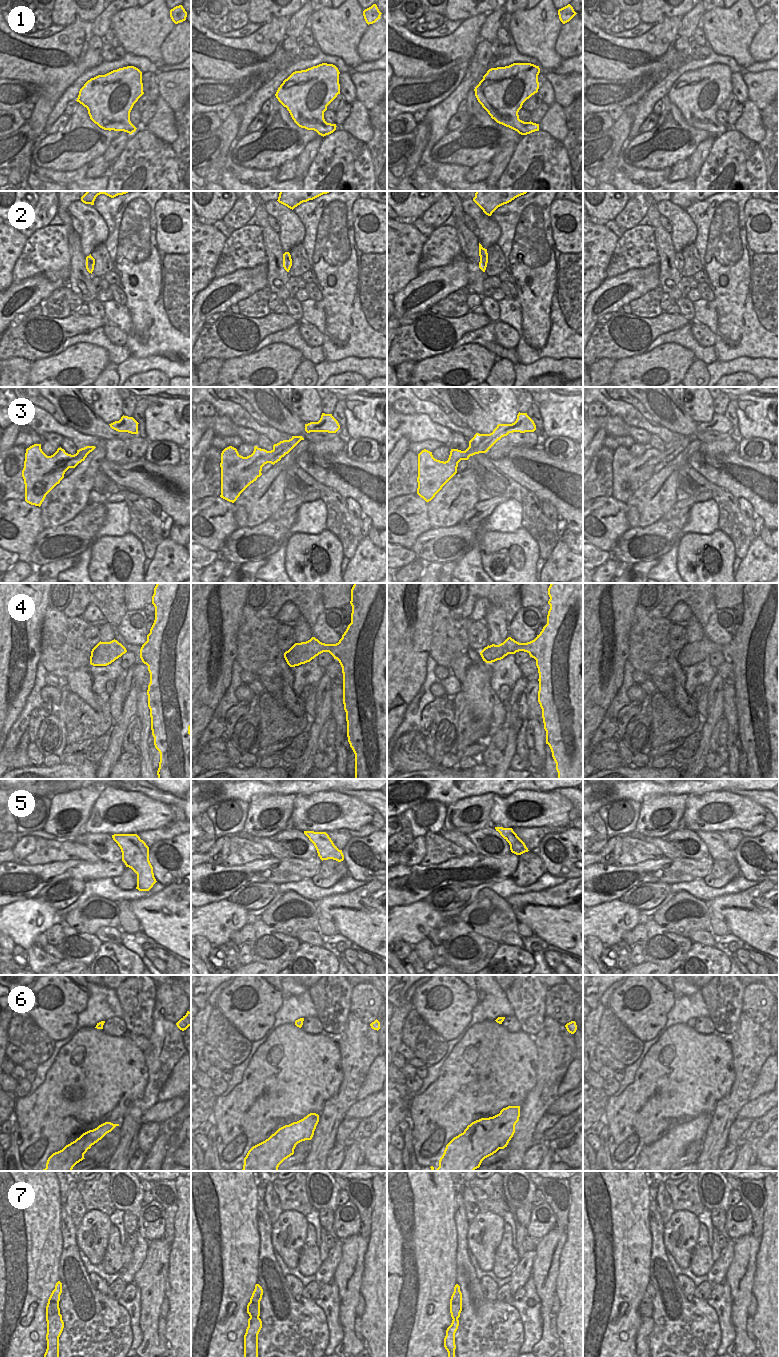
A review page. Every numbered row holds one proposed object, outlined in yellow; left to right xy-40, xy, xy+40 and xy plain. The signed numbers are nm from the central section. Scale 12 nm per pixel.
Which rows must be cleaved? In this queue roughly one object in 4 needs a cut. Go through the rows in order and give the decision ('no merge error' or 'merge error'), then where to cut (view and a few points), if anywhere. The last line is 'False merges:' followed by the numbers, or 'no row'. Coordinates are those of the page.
1: no merge error; cut none
2: no merge error; cut none
3: no merge error; cut none
4: no merge error; cut none
5: no merge error; cut none
6: no merge error; cut none
7: merge error; cut xy (255, 1302), (255, 1311), (249, 1314)
False merges: 7

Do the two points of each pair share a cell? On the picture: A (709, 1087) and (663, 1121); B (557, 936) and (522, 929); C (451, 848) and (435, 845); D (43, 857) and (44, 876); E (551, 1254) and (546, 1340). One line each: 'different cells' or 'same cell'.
A: same cell
B: different cells
C: same cell
D: different cells
E: same cell

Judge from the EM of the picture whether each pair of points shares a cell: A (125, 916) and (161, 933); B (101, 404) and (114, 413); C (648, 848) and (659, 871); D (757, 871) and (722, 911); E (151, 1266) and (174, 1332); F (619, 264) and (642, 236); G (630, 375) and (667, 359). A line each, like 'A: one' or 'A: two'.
A: two
B: one
C: two
D: two
E: two
F: one
G: one

